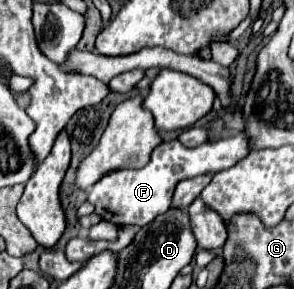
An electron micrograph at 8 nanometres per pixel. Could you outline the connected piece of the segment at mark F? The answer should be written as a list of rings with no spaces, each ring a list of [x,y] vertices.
[[[236,134],[232,138],[222,138],[218,142],[206,142],[196,148],[186,148],[178,140],[162,142],[154,148],[150,162],[138,170],[120,170],[110,172],[110,176],[102,176],[98,184],[88,192],[88,202],[94,204],[96,214],[114,222],[116,226],[146,226],[156,216],[170,208],[172,192],[178,182],[190,180],[204,172],[220,172],[234,166],[240,158],[248,154],[248,140],[244,134]]]

